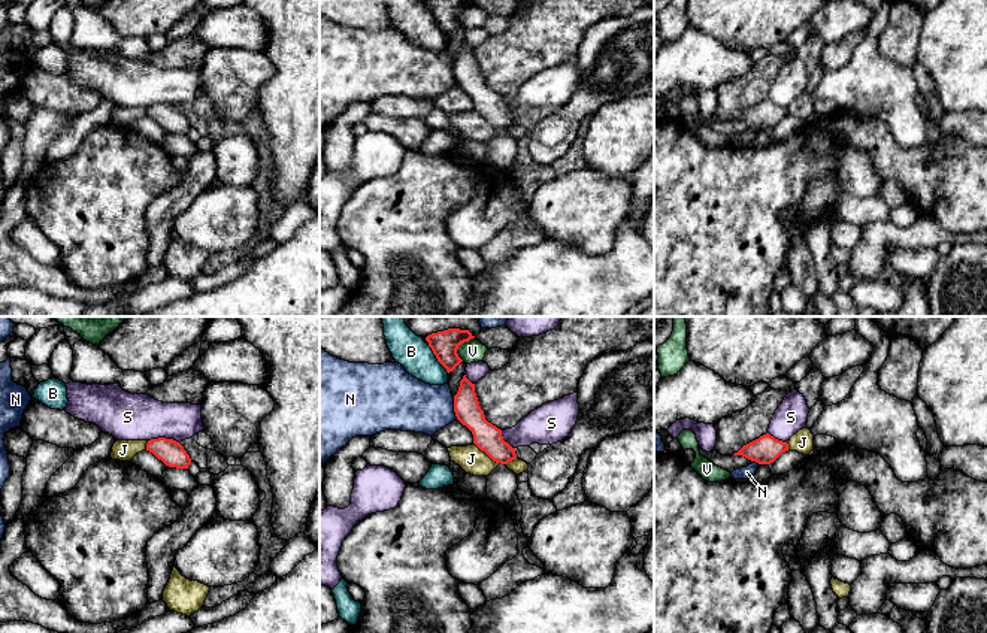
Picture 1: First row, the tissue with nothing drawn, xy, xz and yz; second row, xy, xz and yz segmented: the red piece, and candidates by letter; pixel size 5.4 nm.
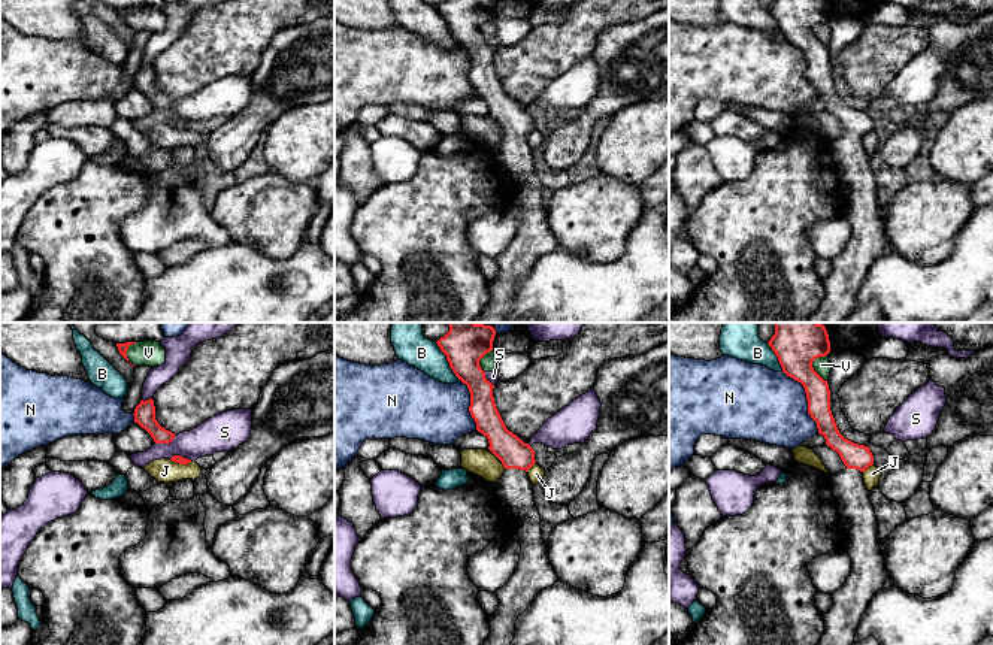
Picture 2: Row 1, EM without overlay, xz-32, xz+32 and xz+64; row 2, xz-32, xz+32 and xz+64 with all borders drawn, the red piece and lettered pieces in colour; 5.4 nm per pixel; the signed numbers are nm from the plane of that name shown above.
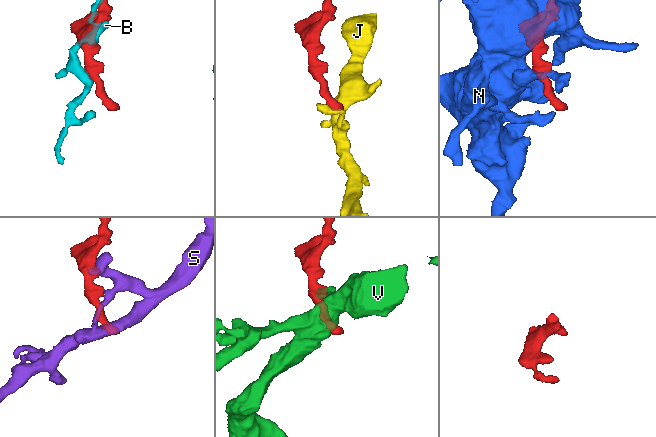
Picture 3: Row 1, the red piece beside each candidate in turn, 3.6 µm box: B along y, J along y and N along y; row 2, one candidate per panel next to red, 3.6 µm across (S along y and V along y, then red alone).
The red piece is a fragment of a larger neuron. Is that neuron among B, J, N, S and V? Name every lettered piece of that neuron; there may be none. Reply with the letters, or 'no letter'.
no letter

